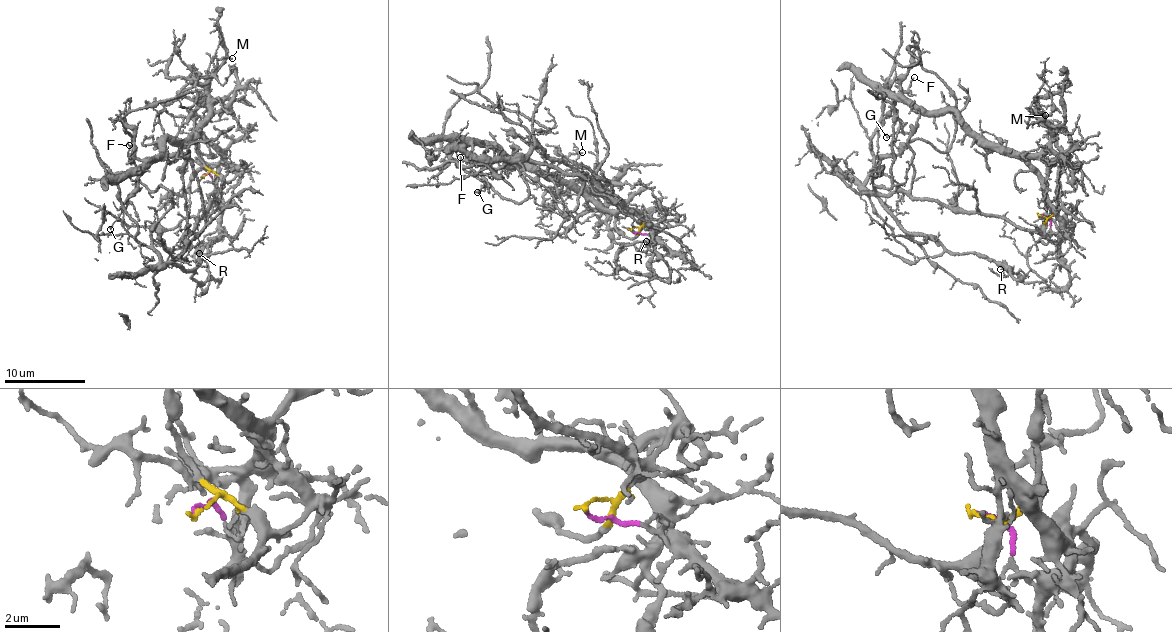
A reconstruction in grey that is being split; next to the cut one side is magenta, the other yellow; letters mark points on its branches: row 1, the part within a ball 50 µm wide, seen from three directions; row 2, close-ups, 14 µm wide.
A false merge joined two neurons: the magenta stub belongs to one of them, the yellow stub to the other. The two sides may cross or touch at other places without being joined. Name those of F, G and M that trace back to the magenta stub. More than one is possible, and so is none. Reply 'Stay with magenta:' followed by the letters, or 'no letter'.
Stay with magenta: F, G, M

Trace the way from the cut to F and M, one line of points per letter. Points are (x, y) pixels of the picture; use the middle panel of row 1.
F: (631, 231), (656, 238), (639, 216), (603, 210), (491, 150), (476, 144), (459, 157)
M: (631, 231), (656, 238), (639, 216), (607, 210), (588, 193), (594, 192), (582, 185), (569, 160), (582, 152)

